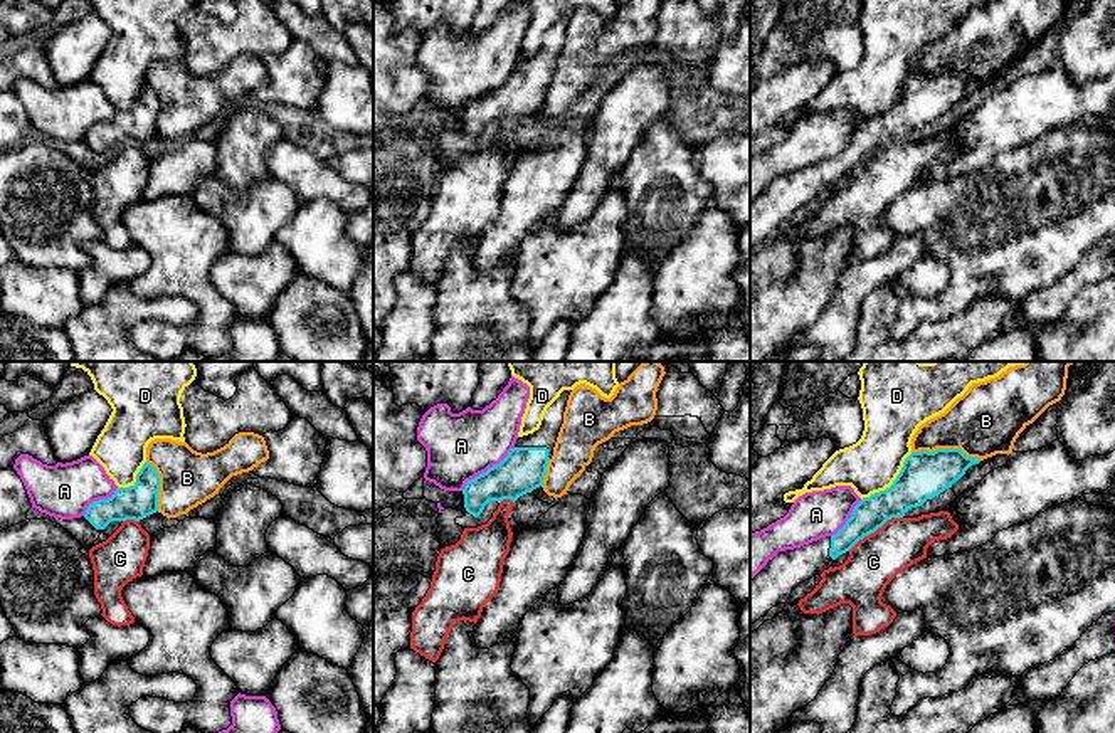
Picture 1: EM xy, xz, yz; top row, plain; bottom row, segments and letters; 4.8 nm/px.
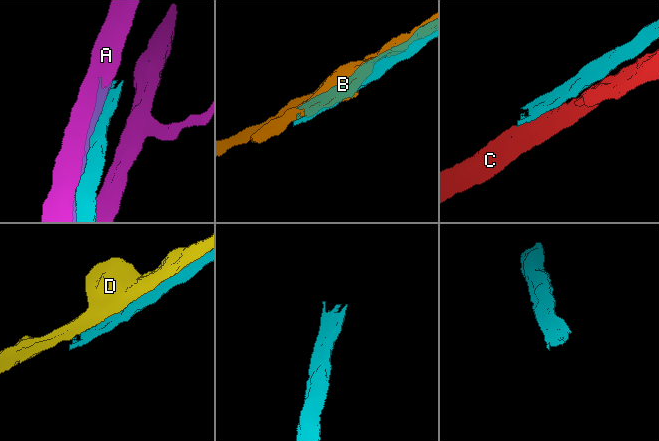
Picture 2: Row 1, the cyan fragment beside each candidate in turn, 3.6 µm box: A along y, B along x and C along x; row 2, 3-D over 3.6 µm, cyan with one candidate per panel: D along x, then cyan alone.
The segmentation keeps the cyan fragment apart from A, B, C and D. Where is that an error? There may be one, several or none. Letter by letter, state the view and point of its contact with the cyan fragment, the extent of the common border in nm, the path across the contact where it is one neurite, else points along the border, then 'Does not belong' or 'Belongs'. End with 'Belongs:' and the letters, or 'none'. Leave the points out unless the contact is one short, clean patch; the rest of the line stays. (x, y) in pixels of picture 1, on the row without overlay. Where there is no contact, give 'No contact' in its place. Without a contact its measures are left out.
A: Touches cyan at xz (488, 93). Shared border 340 nm. Does not belong
B: Touches cyan at yz (947, 73). Shared border 340 nm. Does not belong
C: Touches cyan at yz (875, 153). Shared border 300 nm. Does not belong
D: Touches cyan at yz (893, 106). Shared border 340 nm. Does not belong
Belongs: none

